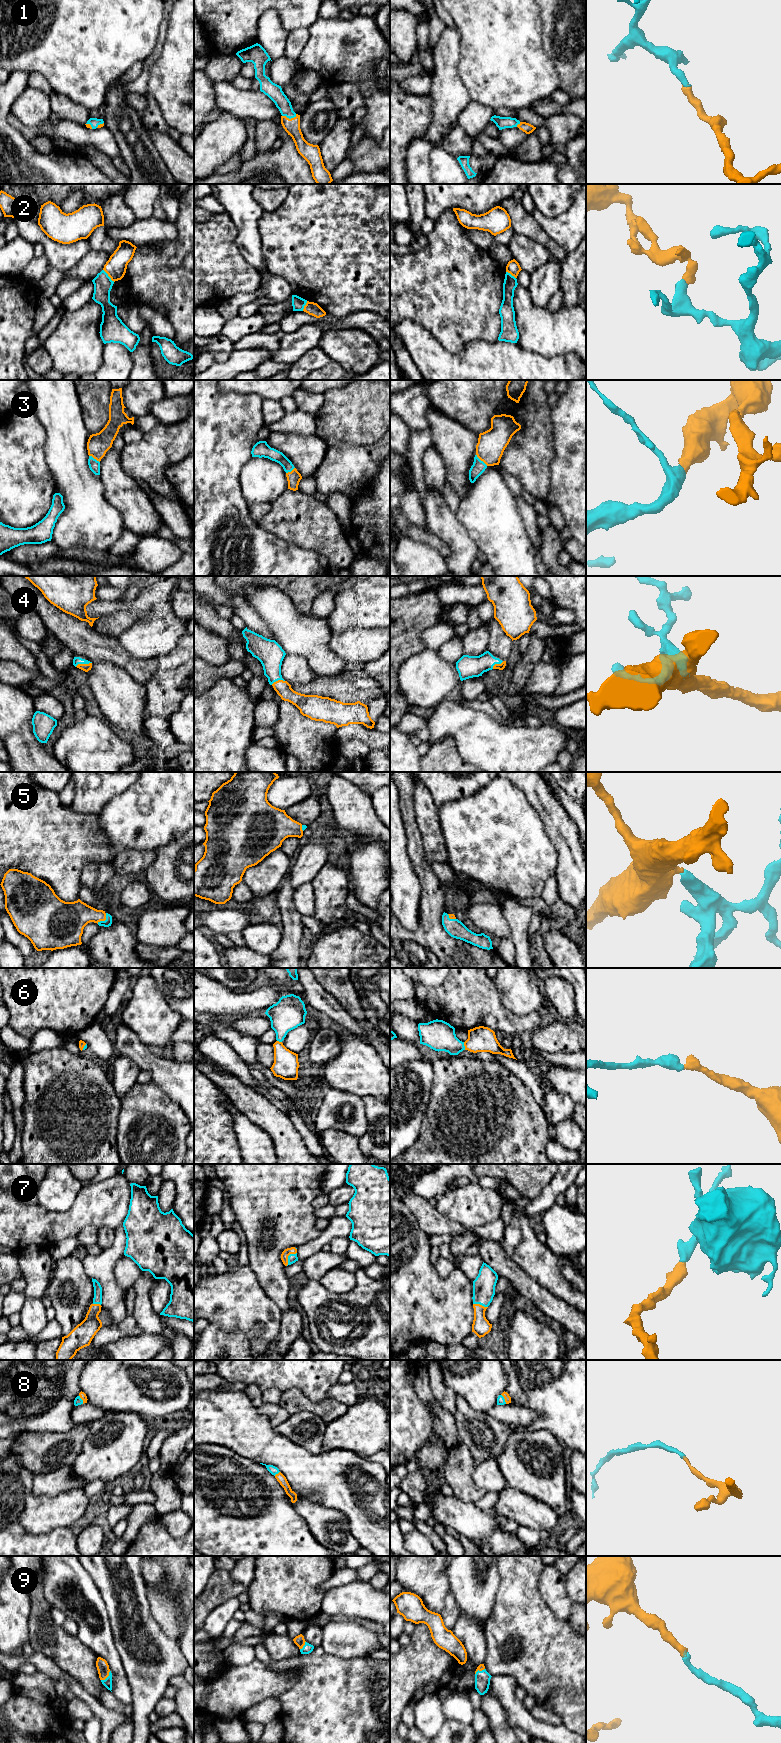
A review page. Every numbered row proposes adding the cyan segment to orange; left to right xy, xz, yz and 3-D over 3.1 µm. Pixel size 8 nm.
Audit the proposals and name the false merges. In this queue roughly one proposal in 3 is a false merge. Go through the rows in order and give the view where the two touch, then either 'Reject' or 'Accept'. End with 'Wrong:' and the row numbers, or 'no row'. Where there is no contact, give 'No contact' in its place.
1: Touches orange in xz. Accept
2: Touches orange in xy. Reject
3: Touches orange in yz. Accept
4: Touches orange in xy. Accept
5: Touches orange in xy. Accept
6: Touches orange in yz. Accept
7: Touches orange in xz. Accept
8: Touches orange in yz. Accept
9: Touches orange in xy. Accept
Wrong: 2

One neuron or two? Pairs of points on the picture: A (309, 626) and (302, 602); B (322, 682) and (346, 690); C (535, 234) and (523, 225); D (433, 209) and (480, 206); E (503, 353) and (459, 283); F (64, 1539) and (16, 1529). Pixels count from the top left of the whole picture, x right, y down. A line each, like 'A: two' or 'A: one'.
A: two
B: one
C: one
D: one
E: two
F: one

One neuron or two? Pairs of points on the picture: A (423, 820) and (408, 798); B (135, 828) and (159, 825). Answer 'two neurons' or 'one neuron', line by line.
A: two neurons
B: one neuron

